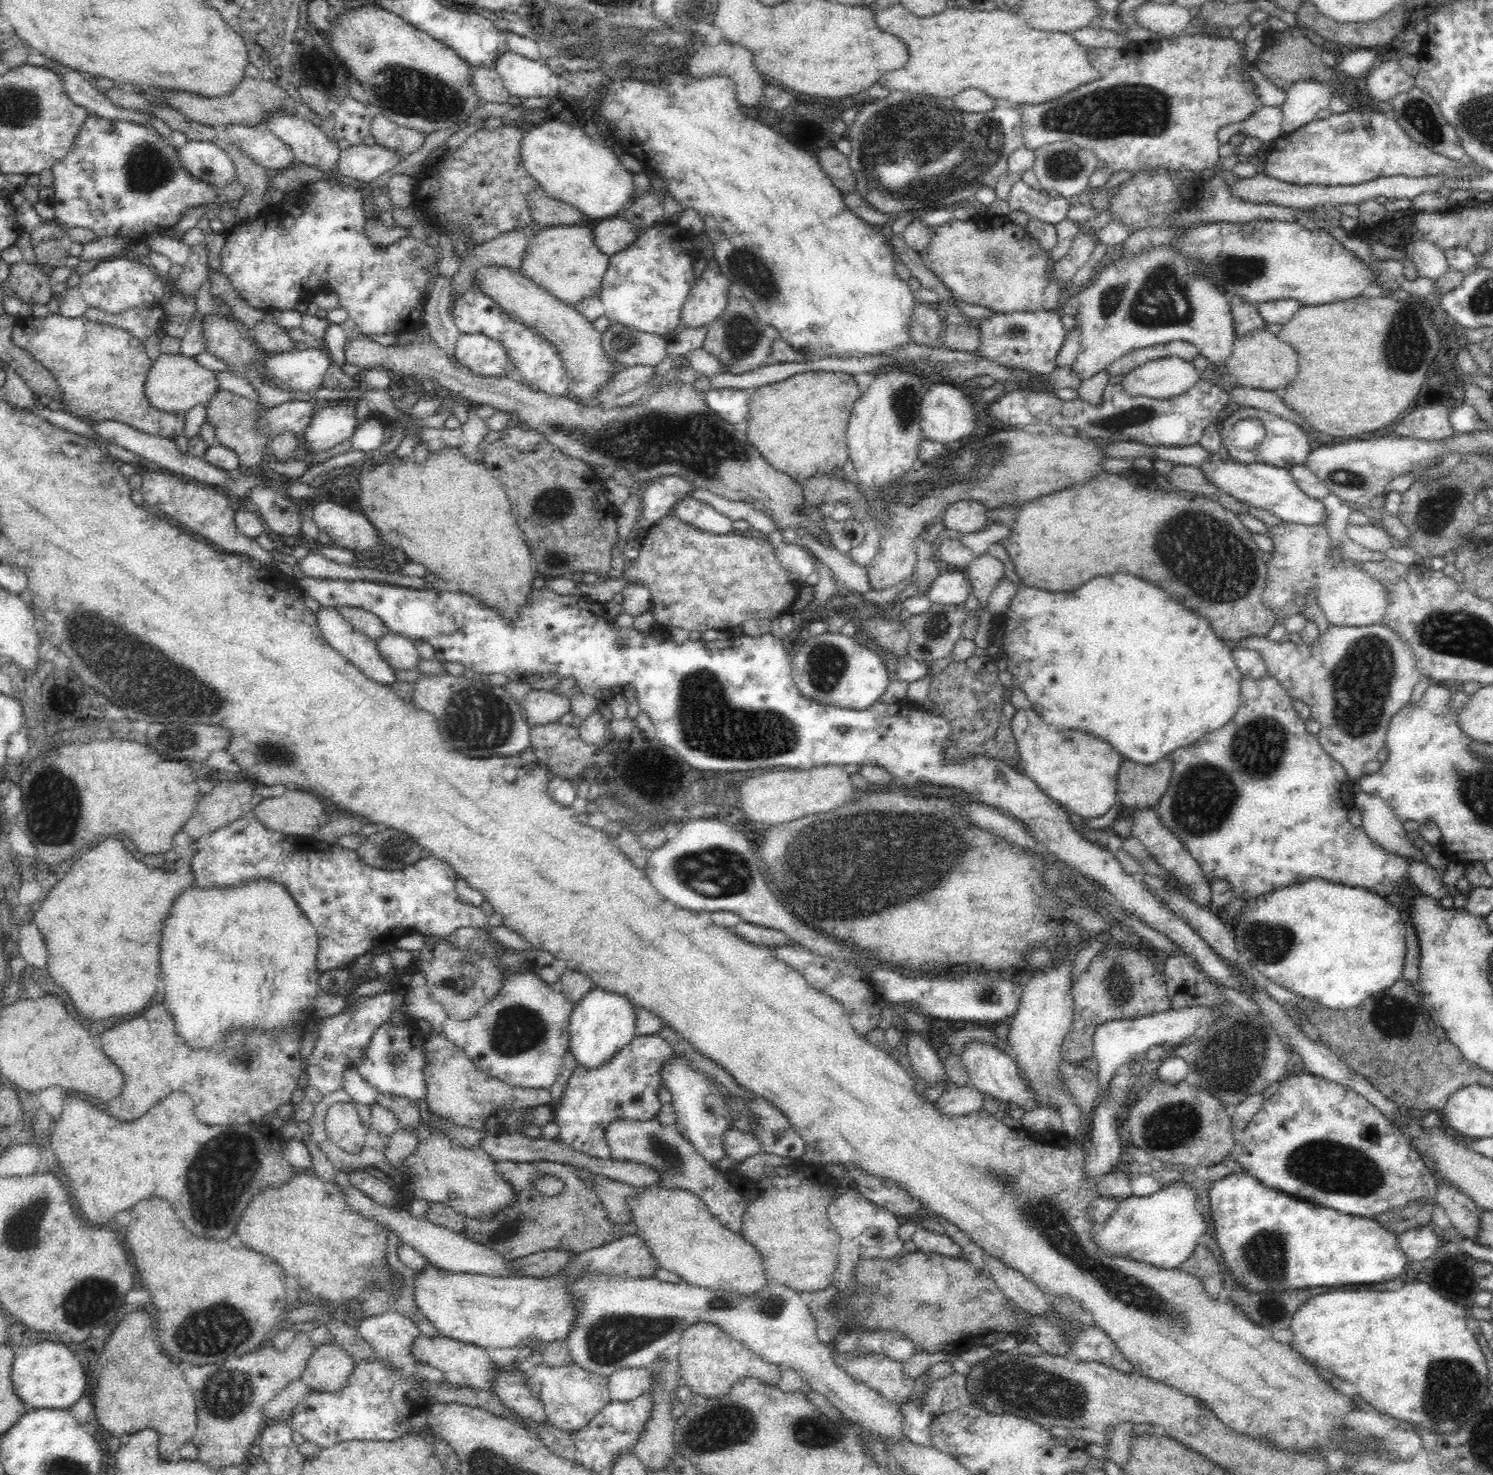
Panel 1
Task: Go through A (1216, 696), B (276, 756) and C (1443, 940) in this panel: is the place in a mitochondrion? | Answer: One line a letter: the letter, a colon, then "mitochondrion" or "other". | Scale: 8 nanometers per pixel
A: other
B: mitochondrion
C: other

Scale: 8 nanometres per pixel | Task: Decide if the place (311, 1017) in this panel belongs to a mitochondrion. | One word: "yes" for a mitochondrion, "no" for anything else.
no

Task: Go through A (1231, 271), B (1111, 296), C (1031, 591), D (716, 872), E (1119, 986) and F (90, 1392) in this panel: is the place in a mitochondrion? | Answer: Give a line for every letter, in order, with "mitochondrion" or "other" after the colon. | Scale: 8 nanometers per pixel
A: mitochondrion
B: mitochondrion
C: other
D: mitochondrion
E: mitochondrion
F: other

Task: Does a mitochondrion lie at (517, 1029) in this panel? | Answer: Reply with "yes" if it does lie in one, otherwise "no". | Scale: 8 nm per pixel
yes

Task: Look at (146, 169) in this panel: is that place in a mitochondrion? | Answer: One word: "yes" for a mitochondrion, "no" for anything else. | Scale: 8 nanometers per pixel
yes

